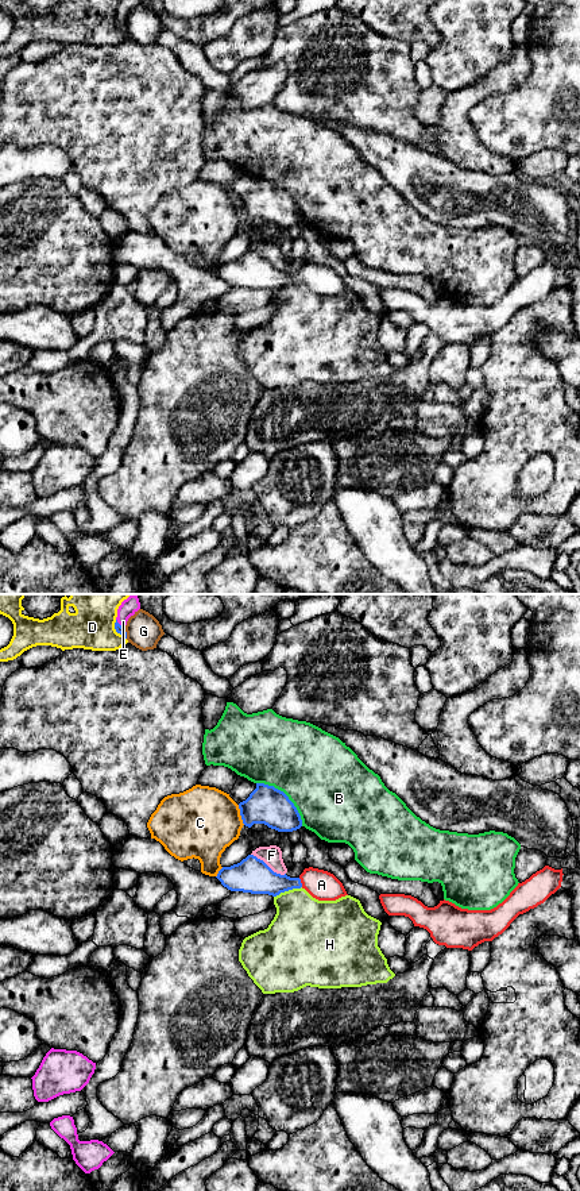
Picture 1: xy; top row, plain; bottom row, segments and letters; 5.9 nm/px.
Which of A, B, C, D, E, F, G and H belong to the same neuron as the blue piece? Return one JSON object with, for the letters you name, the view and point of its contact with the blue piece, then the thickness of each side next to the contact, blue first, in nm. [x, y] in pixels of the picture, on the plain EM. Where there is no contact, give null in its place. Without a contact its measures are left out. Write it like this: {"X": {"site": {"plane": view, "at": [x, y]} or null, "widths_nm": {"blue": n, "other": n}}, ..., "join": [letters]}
{"A": {"site": {"plane": "xy", "at": [300, 277]}, "widths_nm": {"blue": 190, "other": 180}}, "join": ["A"]}

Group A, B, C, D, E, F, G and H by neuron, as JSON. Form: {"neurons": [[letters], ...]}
{"neurons": [["A"], ["B"], ["C"], ["D"], ["E"], ["F"], ["G"], ["H"]]}

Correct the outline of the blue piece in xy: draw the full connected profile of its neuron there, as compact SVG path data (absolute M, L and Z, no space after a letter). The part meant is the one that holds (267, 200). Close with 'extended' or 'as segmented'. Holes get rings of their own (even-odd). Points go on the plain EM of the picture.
M256 178L250 192L239 198L243 219L264 219L278 227L293 227L302 221L301 211L289 192L264 178Z; as segmented

